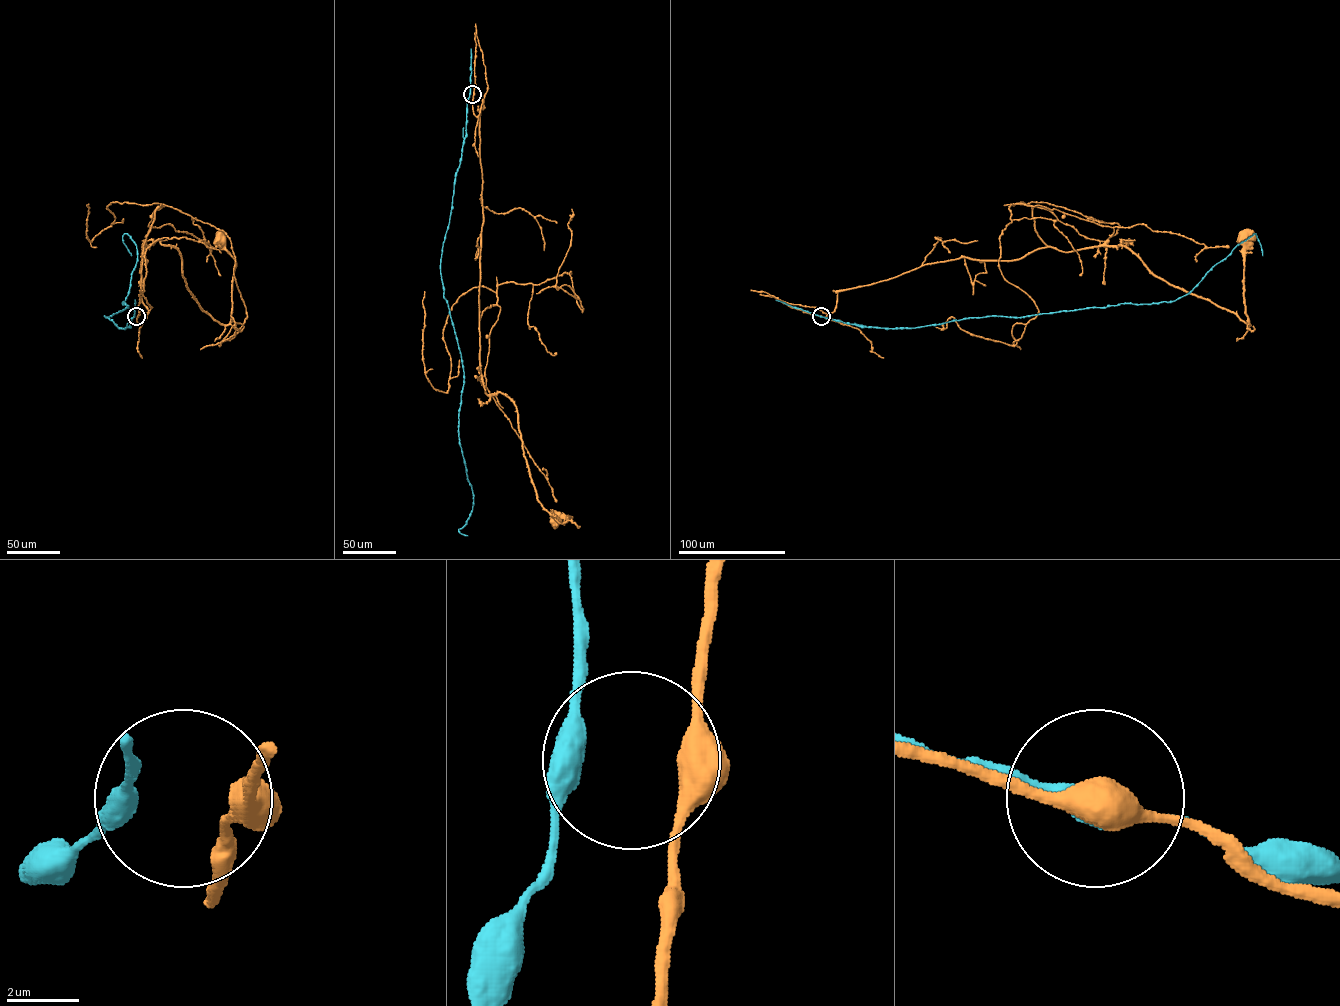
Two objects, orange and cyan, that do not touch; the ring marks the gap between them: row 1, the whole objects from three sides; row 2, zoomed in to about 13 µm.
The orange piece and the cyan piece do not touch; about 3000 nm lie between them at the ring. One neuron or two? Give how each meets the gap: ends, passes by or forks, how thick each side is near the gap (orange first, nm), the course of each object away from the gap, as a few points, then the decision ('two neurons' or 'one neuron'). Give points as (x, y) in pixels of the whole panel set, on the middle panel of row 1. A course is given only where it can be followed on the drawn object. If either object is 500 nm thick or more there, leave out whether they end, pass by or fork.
750 nm thick on the orange side, 550 nm on the other; orange runs (473, 94), (474, 114), (484, 108), (483, 387), (516, 407), (538, 501), (560, 523), (572, 517), (557, 518); cyan runs (470, 94), (440, 263), (444, 297), (463, 371), (458, 435), (473, 497), (470, 515), (458, 530), (467, 536); one neuron

